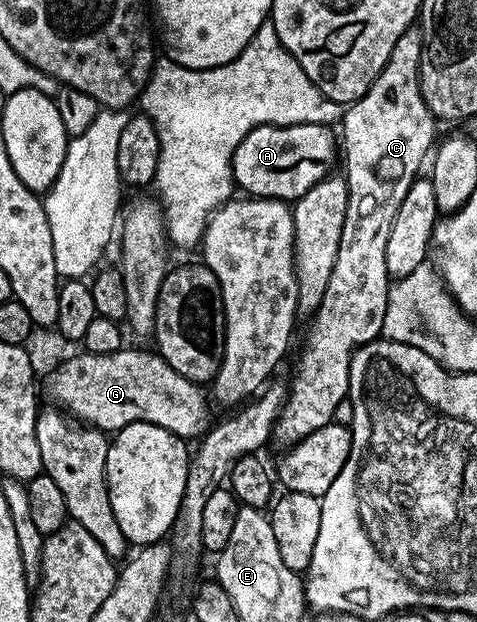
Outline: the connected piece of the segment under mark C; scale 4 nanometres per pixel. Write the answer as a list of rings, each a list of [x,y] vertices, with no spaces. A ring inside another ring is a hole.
[[[411,28],[403,32],[403,36],[395,40],[395,48],[391,48],[391,56],[383,72],[379,72],[369,91],[344,111],[339,123],[343,166],[345,162],[343,177],[349,189],[347,220],[343,220],[343,240],[339,240],[335,272],[331,272],[327,292],[323,292],[323,300],[312,319],[313,327],[301,350],[293,383],[288,383],[285,407],[273,425],[272,441],[278,442],[281,448],[294,446],[299,440],[311,436],[311,432],[333,421],[339,400],[349,396],[353,353],[363,344],[382,337],[383,316],[387,316],[387,296],[391,285],[387,272],[387,240],[391,236],[391,224],[395,221],[395,212],[399,212],[399,204],[403,204],[403,196],[407,196],[407,188],[411,188],[414,178],[422,173],[421,165],[424,162],[426,165],[438,137],[438,123],[421,95],[421,47],[420,29]]]

